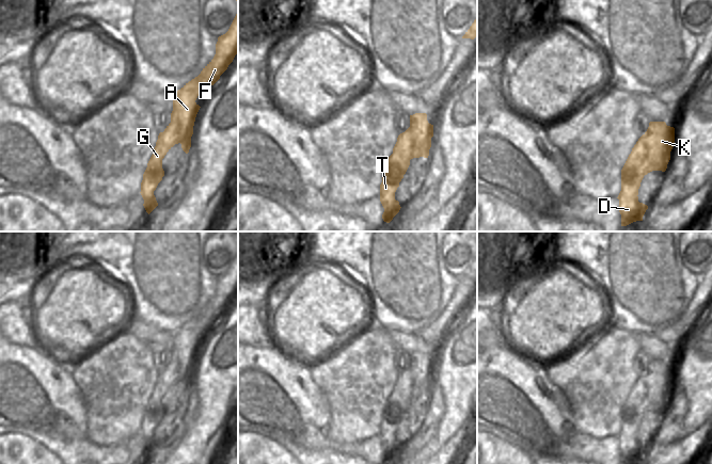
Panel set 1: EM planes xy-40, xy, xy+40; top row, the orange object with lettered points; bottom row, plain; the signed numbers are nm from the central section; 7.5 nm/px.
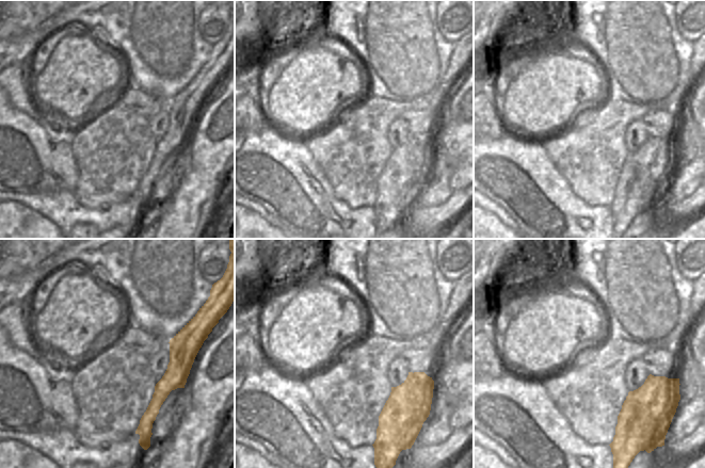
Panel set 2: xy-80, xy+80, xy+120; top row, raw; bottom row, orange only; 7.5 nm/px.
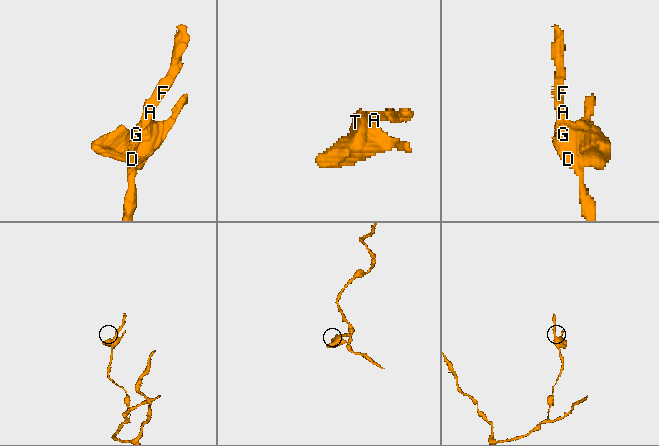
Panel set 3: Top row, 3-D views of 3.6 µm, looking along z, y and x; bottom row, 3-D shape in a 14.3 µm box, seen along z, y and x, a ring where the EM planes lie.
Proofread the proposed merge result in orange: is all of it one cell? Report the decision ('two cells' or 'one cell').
two cells

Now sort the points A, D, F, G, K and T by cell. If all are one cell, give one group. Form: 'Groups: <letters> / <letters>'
Groups: A D F G T / K

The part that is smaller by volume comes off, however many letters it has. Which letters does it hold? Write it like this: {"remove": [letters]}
{"remove": ["K"]}

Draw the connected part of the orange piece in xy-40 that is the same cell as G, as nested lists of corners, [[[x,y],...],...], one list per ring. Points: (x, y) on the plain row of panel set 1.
[[[238,231],[235,233],[235,238],[237,240],[237,253],[228,270],[218,276],[213,298],[203,307],[197,316],[173,333],[171,362],[163,371],[159,372],[154,391],[147,402],[141,421],[140,432],[144,438],[143,445],[148,453],[158,445],[154,434],[154,430],[157,427],[156,417],[152,414],[157,410],[159,414],[164,415],[164,410],[159,410],[158,406],[162,405],[162,398],[175,384],[173,377],[176,370],[180,369],[191,375],[193,373],[195,356],[201,347],[195,341],[200,331],[207,323],[213,324],[238,292]]]

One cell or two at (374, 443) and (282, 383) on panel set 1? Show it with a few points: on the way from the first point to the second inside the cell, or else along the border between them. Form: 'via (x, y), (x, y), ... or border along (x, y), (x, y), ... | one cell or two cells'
via (347, 448), (328, 444), (294, 410) | one cell

